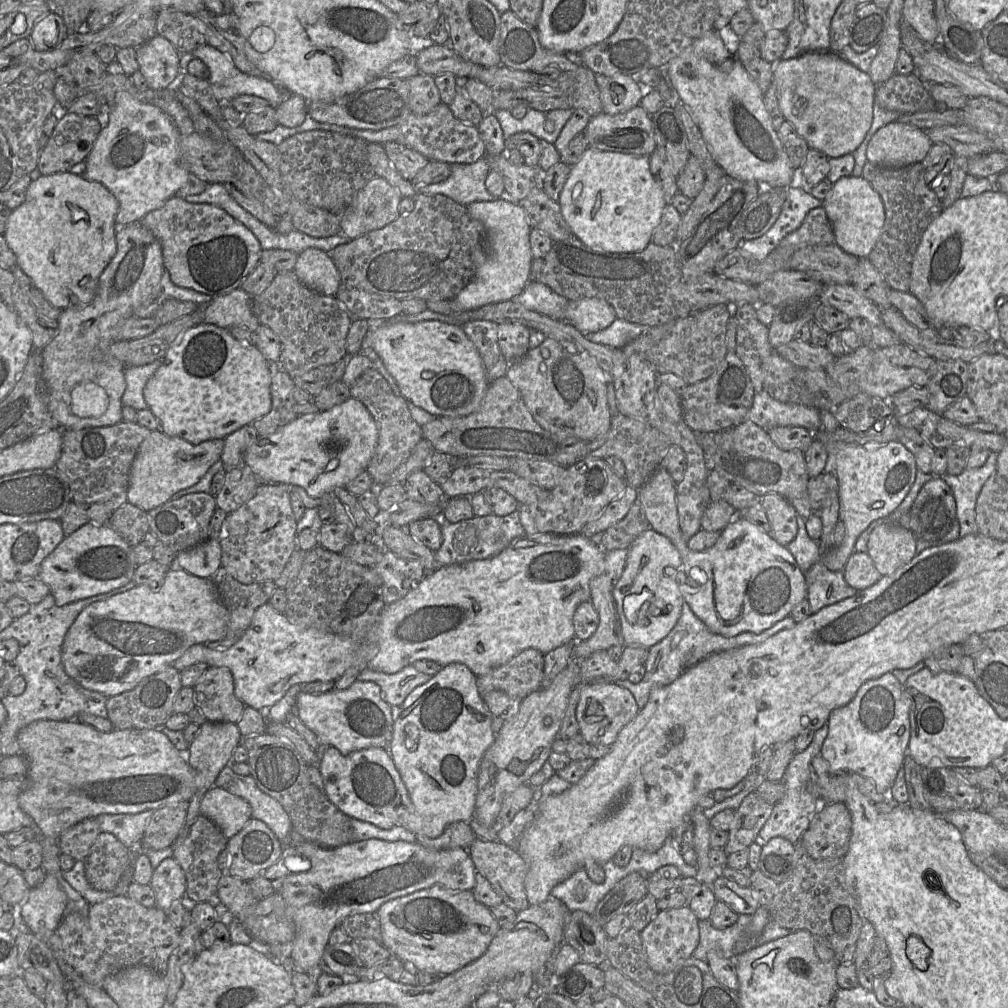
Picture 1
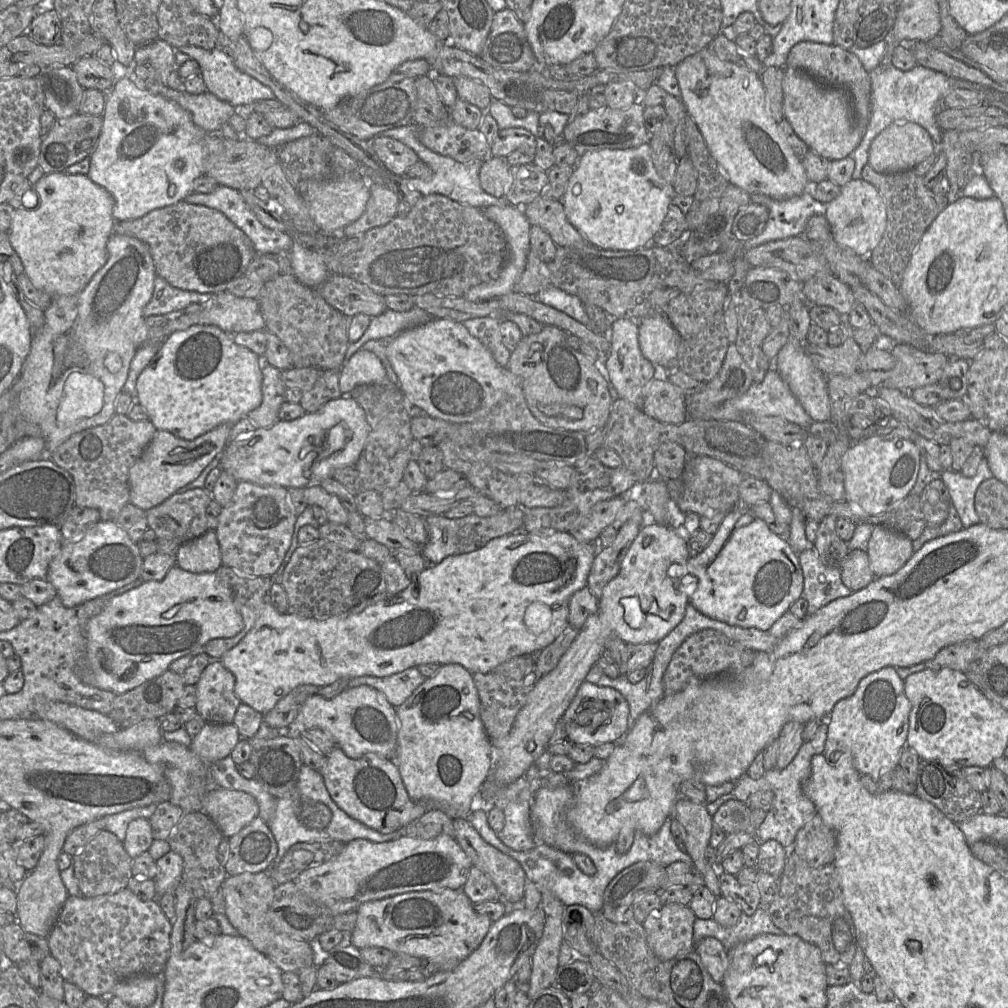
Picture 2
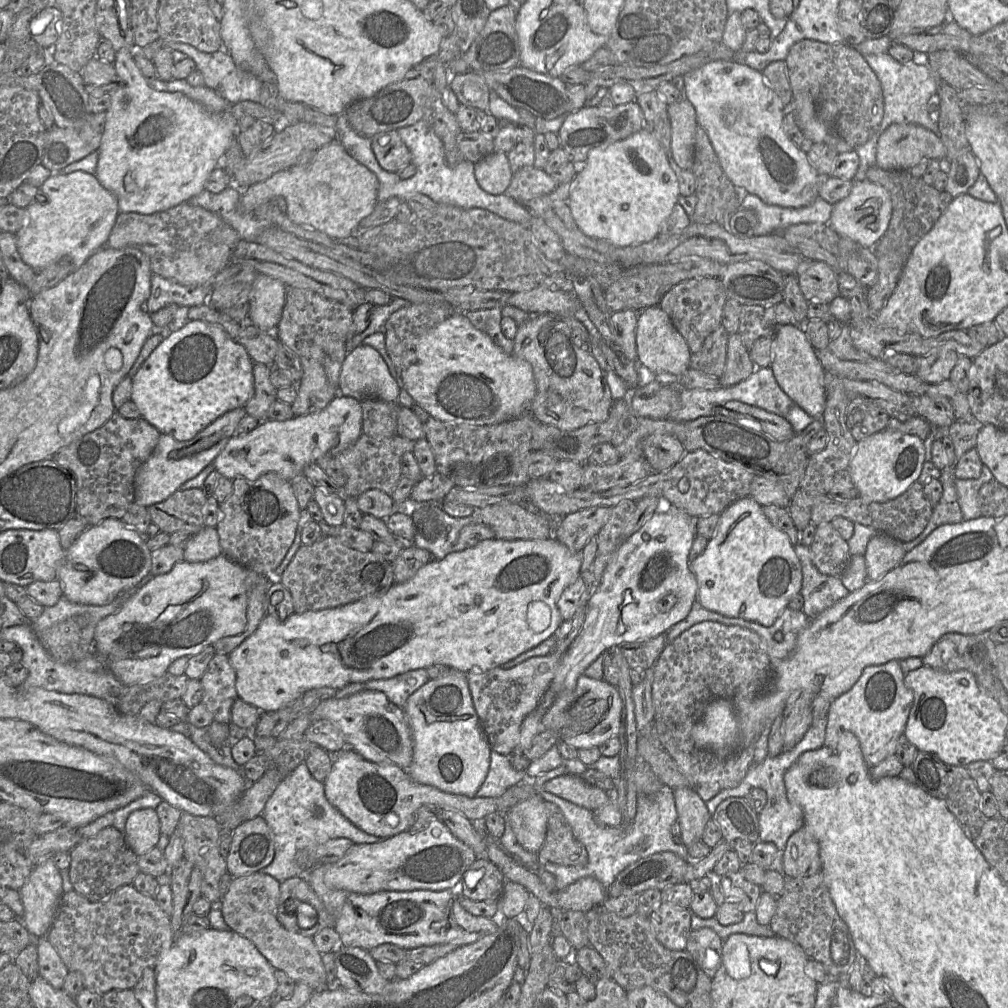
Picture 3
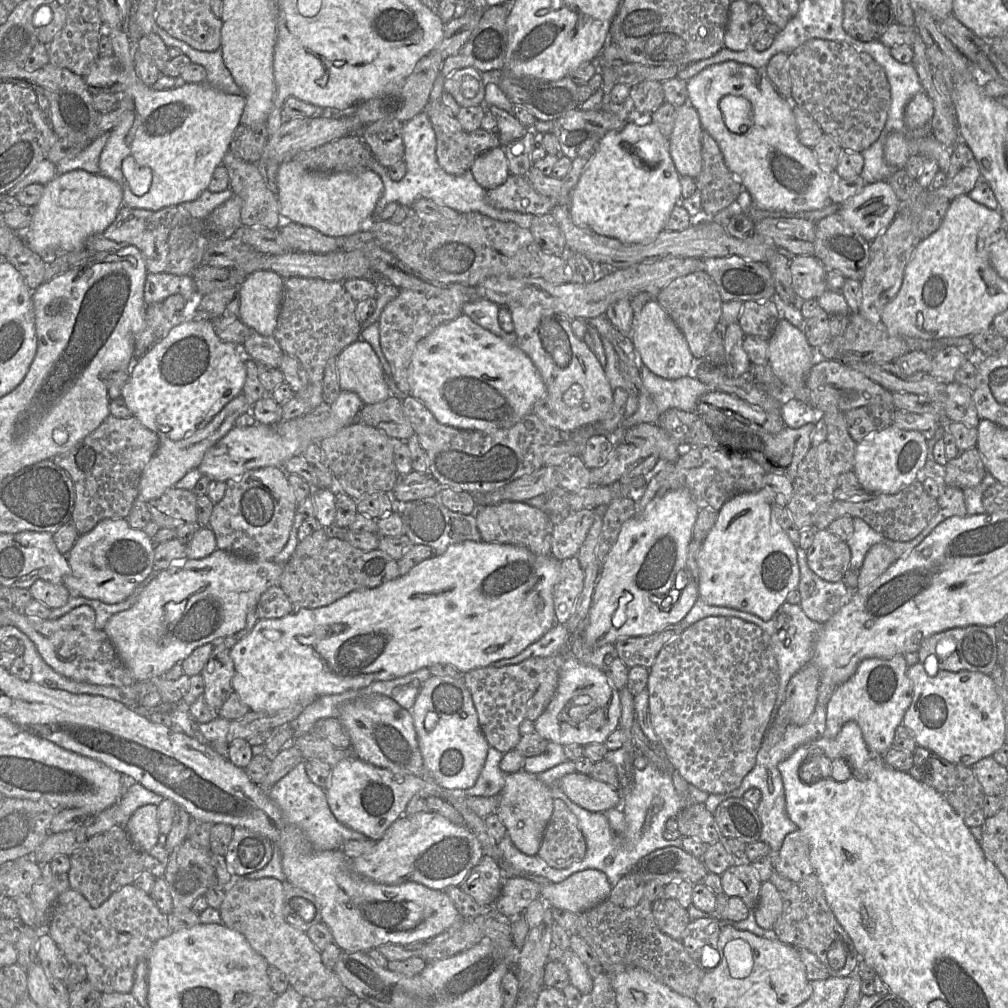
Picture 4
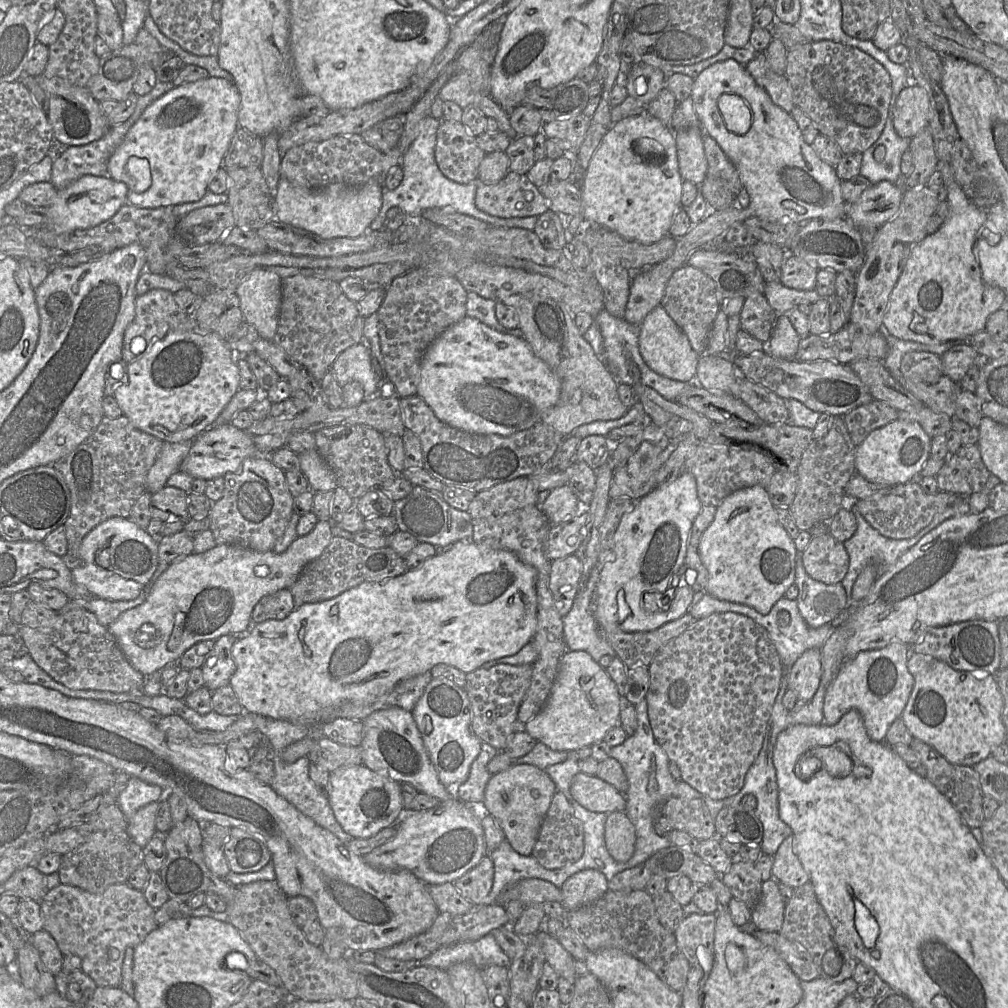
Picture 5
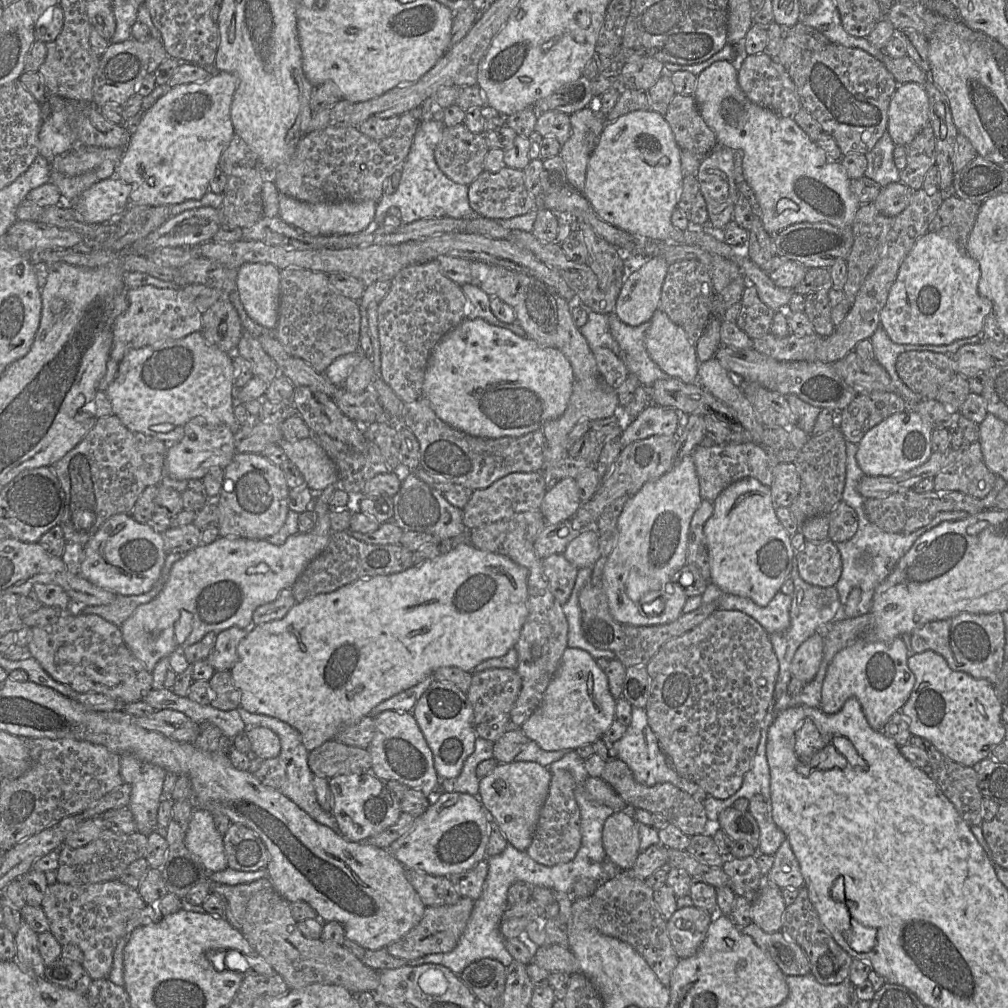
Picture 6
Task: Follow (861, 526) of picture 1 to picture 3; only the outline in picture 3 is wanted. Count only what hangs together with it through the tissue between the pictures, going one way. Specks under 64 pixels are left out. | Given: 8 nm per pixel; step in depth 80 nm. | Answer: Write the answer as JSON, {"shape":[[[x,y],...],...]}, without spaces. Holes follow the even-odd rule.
{"shape":[[[883,430],[857,442],[847,470],[864,501],[887,502],[918,480],[925,459],[923,441],[915,435]]]}

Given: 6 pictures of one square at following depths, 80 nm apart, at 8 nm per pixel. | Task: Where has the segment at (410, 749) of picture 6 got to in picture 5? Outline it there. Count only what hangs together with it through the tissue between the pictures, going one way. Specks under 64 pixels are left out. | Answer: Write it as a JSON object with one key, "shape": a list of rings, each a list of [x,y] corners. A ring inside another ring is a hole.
{"shape":[[[400,707],[372,712],[363,722],[363,739],[360,745],[362,749],[363,764],[369,769],[382,773],[390,779],[409,783],[419,792],[433,796],[439,800],[452,798],[446,786],[438,778],[424,742],[419,732],[412,711]]]}

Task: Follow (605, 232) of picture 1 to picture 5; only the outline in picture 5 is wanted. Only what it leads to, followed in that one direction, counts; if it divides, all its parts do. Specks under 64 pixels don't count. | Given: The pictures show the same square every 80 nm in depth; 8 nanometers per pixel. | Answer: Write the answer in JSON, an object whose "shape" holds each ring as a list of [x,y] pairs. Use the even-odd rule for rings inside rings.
{"shape":[[[647,111],[620,120],[613,124],[604,136],[580,182],[582,216],[571,217],[569,223],[563,221],[566,242],[567,237],[574,238],[574,235],[582,229],[582,224],[604,227],[627,240],[643,244],[658,242],[669,234],[675,213],[681,206],[683,181],[679,172],[673,130],[659,119],[647,114]]]}

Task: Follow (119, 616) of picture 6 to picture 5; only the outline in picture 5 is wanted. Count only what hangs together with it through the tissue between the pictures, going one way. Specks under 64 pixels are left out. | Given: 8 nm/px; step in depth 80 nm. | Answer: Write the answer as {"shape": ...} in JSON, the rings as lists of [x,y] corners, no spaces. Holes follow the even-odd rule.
{"shape":[[[159,562],[150,581],[140,592],[139,596],[133,600],[110,601],[98,597],[91,597],[90,599],[69,600],[68,603],[57,613],[66,614],[75,609],[84,609],[95,614],[98,622],[101,625],[109,627],[109,625],[111,625],[122,613],[145,602],[153,585],[161,576],[161,574],[168,569],[168,567],[168,563]]]}

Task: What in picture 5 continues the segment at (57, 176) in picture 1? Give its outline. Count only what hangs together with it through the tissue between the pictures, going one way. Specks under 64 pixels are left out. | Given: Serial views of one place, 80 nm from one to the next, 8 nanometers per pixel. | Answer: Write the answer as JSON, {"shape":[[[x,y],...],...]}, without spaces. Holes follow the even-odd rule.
{"shape":[[[85,175],[57,191],[52,203],[47,207],[49,227],[55,233],[67,233],[95,227],[110,218],[125,205],[128,186],[109,176]]]}

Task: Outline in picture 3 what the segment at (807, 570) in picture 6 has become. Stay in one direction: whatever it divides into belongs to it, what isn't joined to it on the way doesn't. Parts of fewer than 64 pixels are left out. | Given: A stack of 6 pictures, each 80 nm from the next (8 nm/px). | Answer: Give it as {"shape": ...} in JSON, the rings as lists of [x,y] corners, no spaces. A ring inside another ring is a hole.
{"shape":[[[823,522],[816,527],[809,548],[812,561],[822,574],[841,577],[851,555],[847,541],[839,535],[831,522]]]}

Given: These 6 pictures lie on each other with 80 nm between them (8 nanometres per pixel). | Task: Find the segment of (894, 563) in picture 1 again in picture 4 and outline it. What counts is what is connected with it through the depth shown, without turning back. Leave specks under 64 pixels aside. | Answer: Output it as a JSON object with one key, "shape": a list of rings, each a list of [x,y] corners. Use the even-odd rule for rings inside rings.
{"shape":[[[884,543],[873,545],[859,570],[857,589],[872,584],[897,560],[893,550]]]}

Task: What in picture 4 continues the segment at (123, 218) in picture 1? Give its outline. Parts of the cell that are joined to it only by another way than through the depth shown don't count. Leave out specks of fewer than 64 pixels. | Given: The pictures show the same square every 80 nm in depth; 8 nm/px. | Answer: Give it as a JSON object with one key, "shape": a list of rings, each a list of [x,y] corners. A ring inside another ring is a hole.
{"shape":[[[104,29],[104,34],[112,44],[113,55],[124,65],[127,71],[127,88],[122,93],[124,99],[124,113],[121,115],[119,124],[110,131],[110,137],[100,155],[99,168],[100,174],[117,182],[123,188],[122,206],[134,209],[143,209],[158,211],[168,206],[177,206],[184,202],[196,200],[202,192],[208,189],[215,168],[222,165],[225,154],[229,151],[230,143],[234,132],[240,125],[242,113],[245,108],[246,99],[242,95],[231,95],[224,93],[207,82],[187,83],[179,88],[173,88],[164,91],[155,91],[153,88],[146,86],[139,78],[134,65],[134,55],[138,49],[138,44],[132,44],[123,31],[115,29]]]}

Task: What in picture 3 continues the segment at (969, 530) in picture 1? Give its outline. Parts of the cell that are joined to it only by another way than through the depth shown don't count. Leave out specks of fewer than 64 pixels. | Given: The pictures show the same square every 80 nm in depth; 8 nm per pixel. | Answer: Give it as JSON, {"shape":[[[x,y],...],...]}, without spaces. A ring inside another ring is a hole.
{"shape":[[[984,464],[981,475],[977,479],[954,479],[958,503],[963,515],[963,520],[973,520],[982,516],[978,505],[978,491],[983,484],[994,479],[991,471]]]}

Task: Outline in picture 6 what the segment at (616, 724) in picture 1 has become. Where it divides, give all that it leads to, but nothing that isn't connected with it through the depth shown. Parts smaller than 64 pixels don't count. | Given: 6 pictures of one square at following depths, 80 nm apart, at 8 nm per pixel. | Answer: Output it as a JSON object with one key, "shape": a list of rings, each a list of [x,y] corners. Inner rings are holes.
{"shape":[[[567,647],[559,666],[545,690],[543,699],[535,712],[520,726],[529,740],[546,751],[575,750],[585,744],[593,744],[615,720],[616,700],[609,691],[606,674],[587,651]]]}

